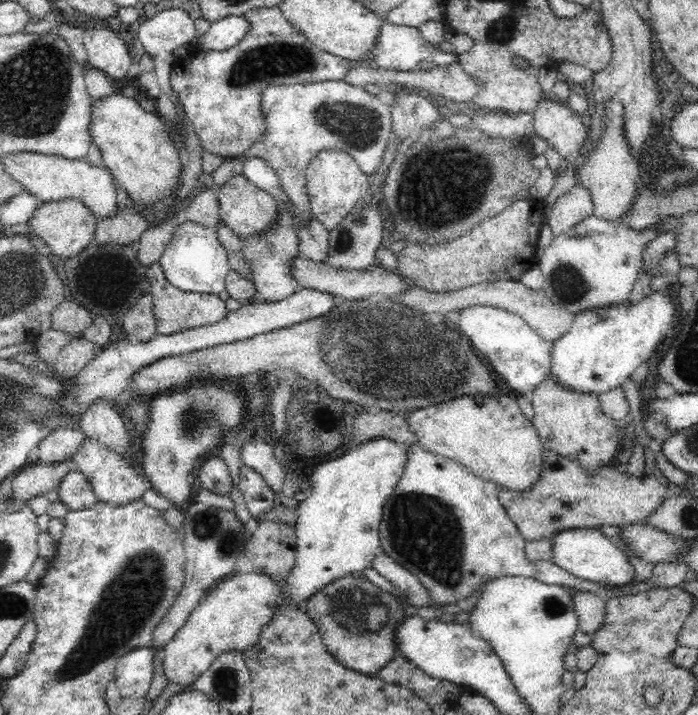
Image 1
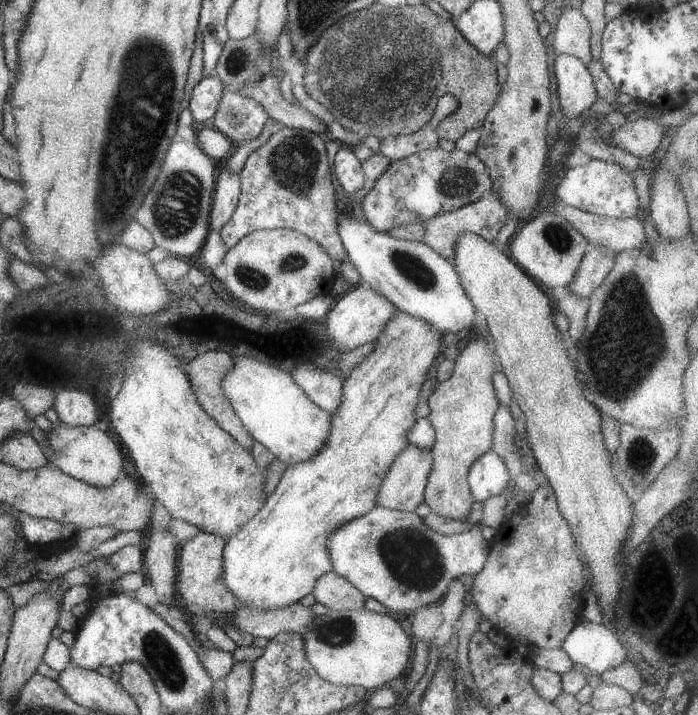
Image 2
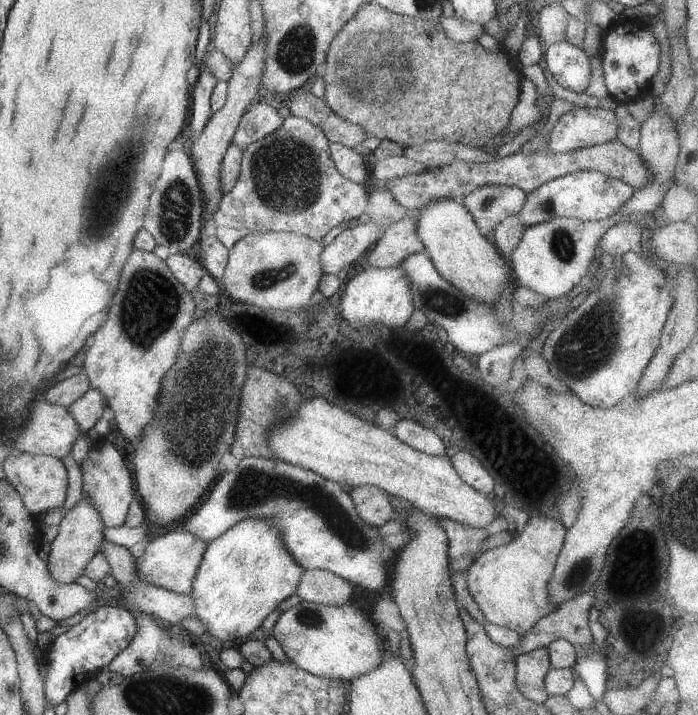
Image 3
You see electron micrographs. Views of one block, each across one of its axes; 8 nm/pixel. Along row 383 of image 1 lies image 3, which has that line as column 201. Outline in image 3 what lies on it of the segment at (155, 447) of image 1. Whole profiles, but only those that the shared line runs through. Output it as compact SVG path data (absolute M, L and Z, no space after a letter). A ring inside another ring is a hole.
M187 151L167 152L163 158L161 176L155 182L155 190L149 196L147 214L143 218L143 228L155 238L157 244L166 247L170 255L186 252L200 239L204 212L195 172Z

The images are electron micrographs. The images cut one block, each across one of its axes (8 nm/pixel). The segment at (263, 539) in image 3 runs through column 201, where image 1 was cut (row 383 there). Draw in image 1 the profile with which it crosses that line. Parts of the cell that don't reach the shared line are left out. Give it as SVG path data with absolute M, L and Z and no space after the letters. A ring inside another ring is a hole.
M665 290L653 295L651 293L642 302L632 304L632 306L629 306L629 302L626 302L622 306L592 308L591 310L586 310L586 312L576 314L568 332L550 344L551 362L549 376L562 389L575 392L578 395L600 396L605 394L604 392L621 388L658 347L660 337L672 324L674 308L676 308L676 303L670 295L667 295L667 290Z

